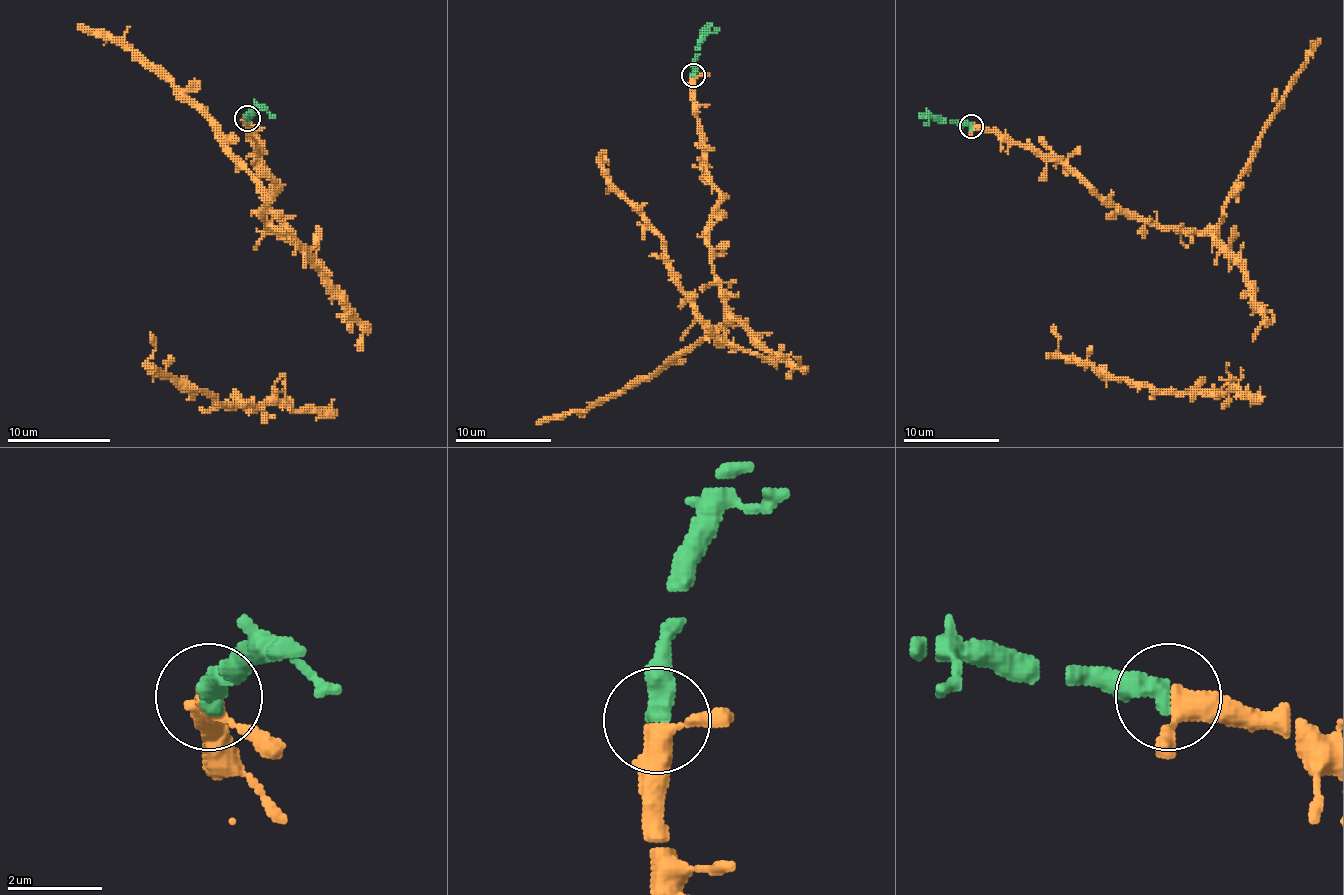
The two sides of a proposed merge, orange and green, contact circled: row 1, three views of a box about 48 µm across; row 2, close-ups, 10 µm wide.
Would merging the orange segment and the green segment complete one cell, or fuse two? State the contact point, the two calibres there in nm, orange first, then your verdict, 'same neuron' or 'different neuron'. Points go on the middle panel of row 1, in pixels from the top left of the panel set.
(693, 75) | 400/480 nm | same neuron

